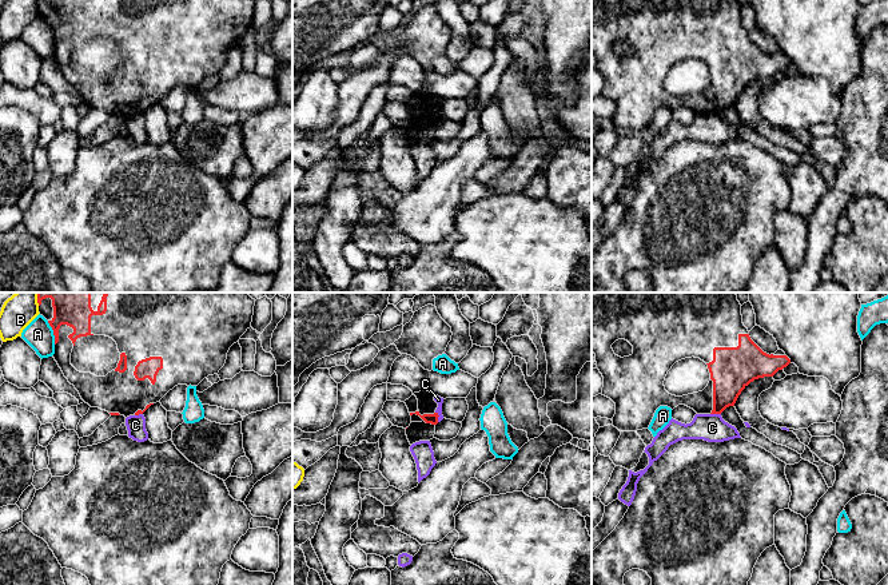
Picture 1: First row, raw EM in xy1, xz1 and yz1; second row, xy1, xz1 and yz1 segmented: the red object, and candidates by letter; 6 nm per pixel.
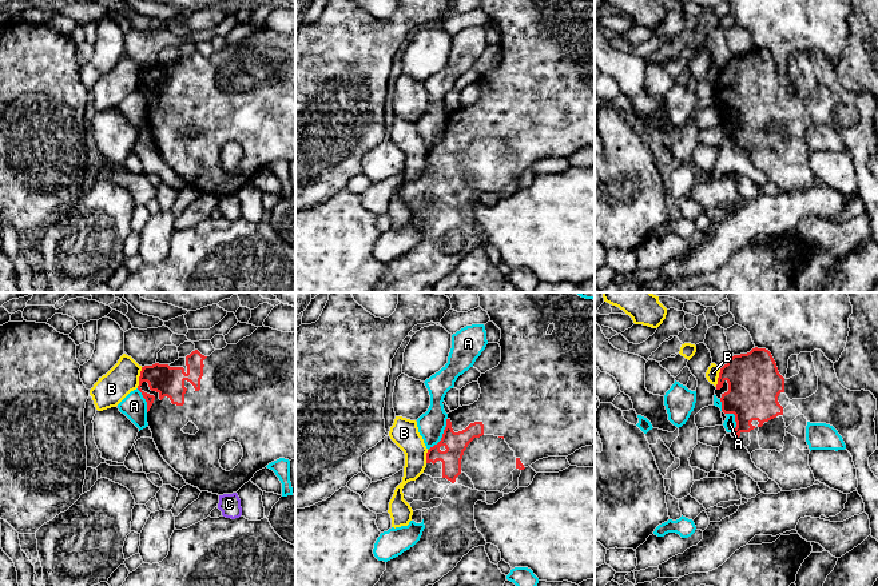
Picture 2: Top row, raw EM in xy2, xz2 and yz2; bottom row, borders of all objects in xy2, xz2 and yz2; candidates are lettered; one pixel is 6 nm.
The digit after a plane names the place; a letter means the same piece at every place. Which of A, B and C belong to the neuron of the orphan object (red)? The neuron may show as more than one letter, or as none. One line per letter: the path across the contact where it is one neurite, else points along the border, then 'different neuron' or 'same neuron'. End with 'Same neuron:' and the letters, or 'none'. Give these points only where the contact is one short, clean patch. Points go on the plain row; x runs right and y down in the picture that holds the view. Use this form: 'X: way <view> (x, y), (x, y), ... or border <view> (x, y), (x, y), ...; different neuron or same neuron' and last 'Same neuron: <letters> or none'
A: border xz2 (447, 119), (443, 138), (428, 151); different neuron
B: border xy2 (142, 68), (136, 88); different neuron
C: border xz1 (435, 112), (438, 122); different neuron
Same neuron: none

